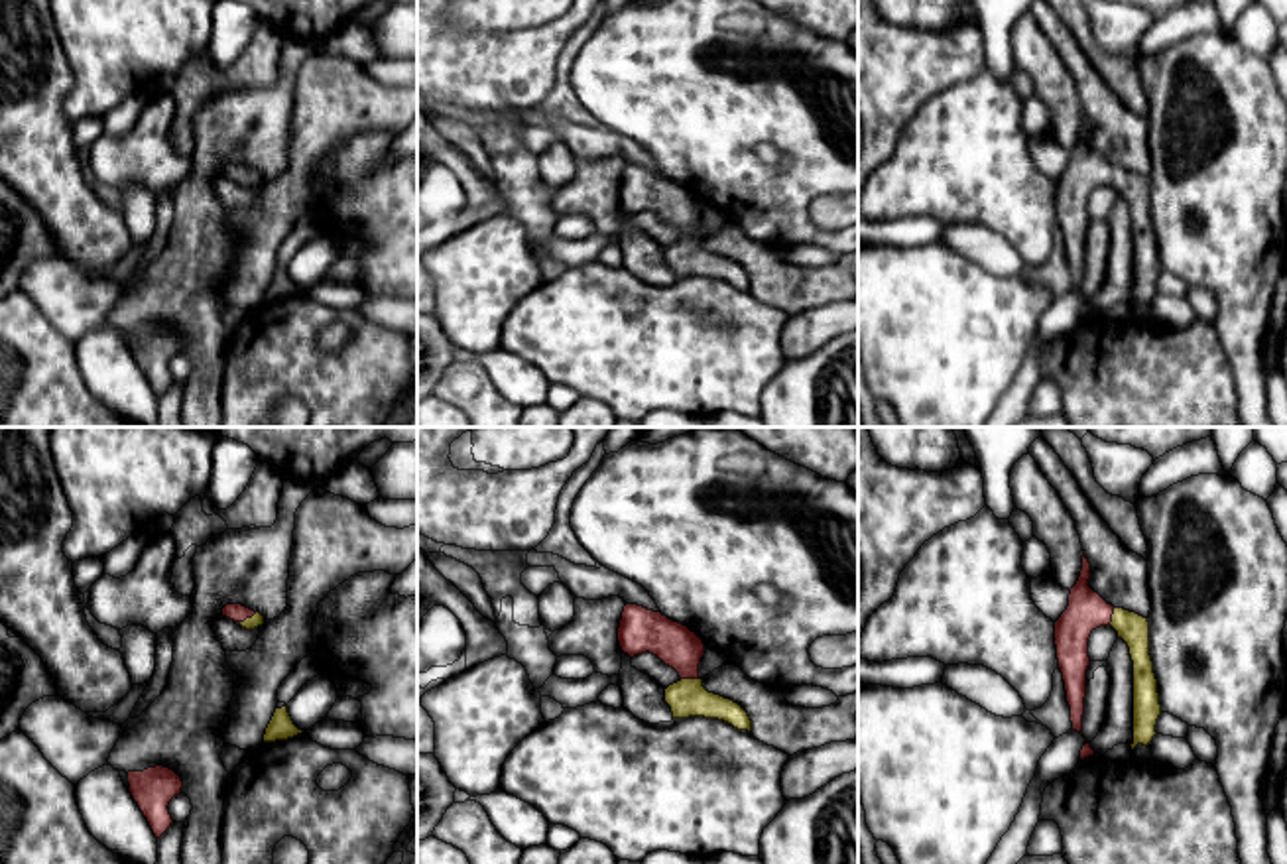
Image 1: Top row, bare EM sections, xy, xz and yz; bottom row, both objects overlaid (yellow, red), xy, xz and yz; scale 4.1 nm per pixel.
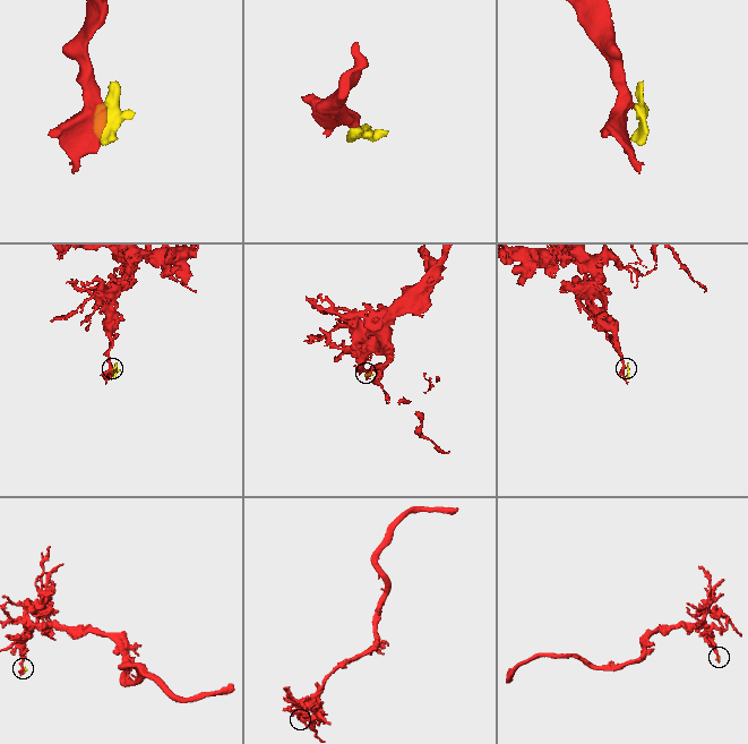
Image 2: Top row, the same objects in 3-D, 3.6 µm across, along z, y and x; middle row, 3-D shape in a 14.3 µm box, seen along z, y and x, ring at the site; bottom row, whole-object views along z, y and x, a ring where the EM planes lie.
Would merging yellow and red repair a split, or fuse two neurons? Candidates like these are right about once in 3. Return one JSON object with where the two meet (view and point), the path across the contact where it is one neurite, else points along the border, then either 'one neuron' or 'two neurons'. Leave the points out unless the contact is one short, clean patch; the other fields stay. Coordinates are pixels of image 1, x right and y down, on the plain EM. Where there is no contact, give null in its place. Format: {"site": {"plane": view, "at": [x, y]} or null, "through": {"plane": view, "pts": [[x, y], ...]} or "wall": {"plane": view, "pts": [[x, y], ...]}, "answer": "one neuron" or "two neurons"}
{"site": {"plane": "xy", "at": [246, 178]}, "answer": "one neuron"}

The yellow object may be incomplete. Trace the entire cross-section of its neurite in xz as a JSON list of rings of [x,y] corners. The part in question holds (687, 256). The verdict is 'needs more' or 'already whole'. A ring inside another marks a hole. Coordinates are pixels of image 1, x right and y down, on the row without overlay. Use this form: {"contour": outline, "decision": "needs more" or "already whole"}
{"contour": [[[626,163],[618,201],[630,216],[649,211],[679,232],[681,238],[665,248],[665,262],[671,266],[673,278],[718,278],[738,289],[752,289],[752,279],[738,262],[703,246],[699,222],[705,215],[705,203],[687,185],[661,171]]], "decision": "needs more"}

